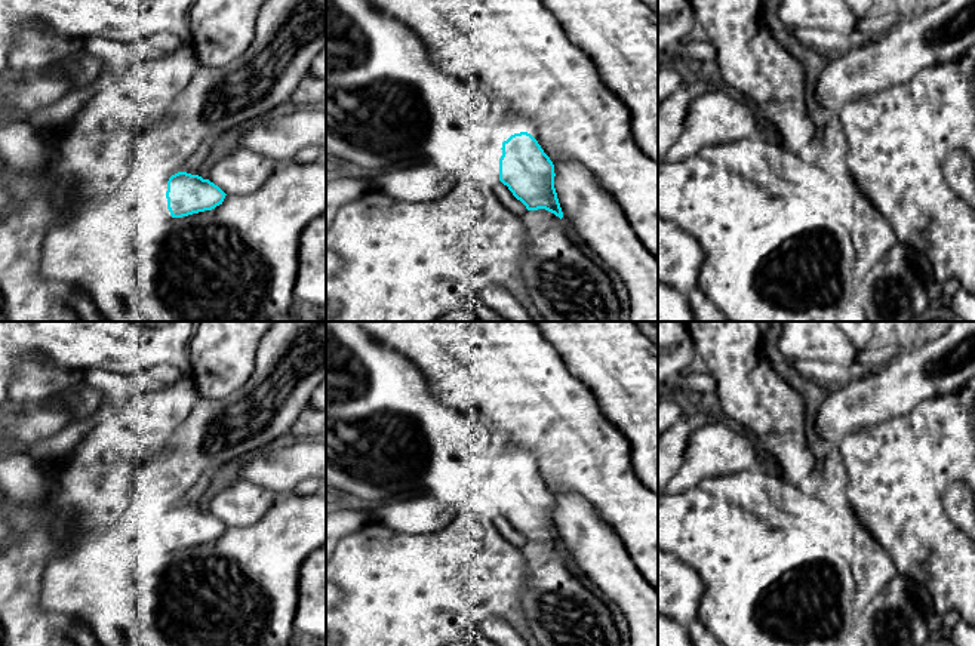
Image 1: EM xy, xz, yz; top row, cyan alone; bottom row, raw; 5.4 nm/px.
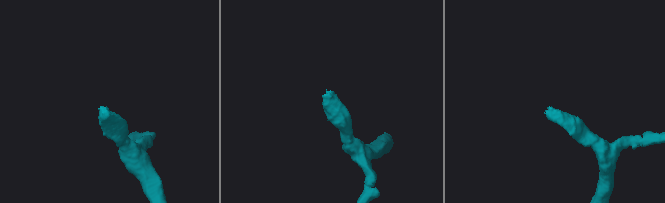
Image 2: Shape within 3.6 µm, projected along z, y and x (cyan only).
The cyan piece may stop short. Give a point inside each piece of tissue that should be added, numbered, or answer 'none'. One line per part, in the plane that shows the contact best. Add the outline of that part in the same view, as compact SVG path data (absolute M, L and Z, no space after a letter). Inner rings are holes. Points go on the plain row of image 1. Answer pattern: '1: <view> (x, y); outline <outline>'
1: xz (507, 457); outline M502 446L498 453L498 471L496 477L502 480L502 474L507 473L511 467L528 464L538 473L538 464L532 452L523 449L513 449L510 446Z

